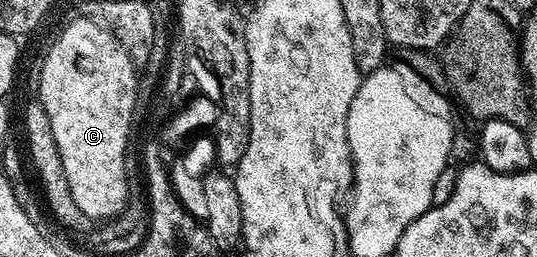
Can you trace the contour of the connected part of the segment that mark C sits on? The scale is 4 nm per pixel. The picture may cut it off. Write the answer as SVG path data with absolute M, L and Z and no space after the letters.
M76 17L61 31L61 36L54 41L49 47L49 52L45 55L45 60L41 63L41 76L37 79L37 91L39 94L39 102L43 105L43 109L49 118L51 125L51 133L55 137L55 145L59 149L59 157L61 158L61 168L67 177L67 185L71 189L71 197L75 197L75 205L79 205L79 209L93 221L99 219L116 220L122 214L124 208L128 205L129 187L127 169L124 168L125 155L131 151L129 145L129 130L133 127L133 114L137 111L137 71L129 50L121 44L120 40L113 35L108 26L101 27L96 18Z

